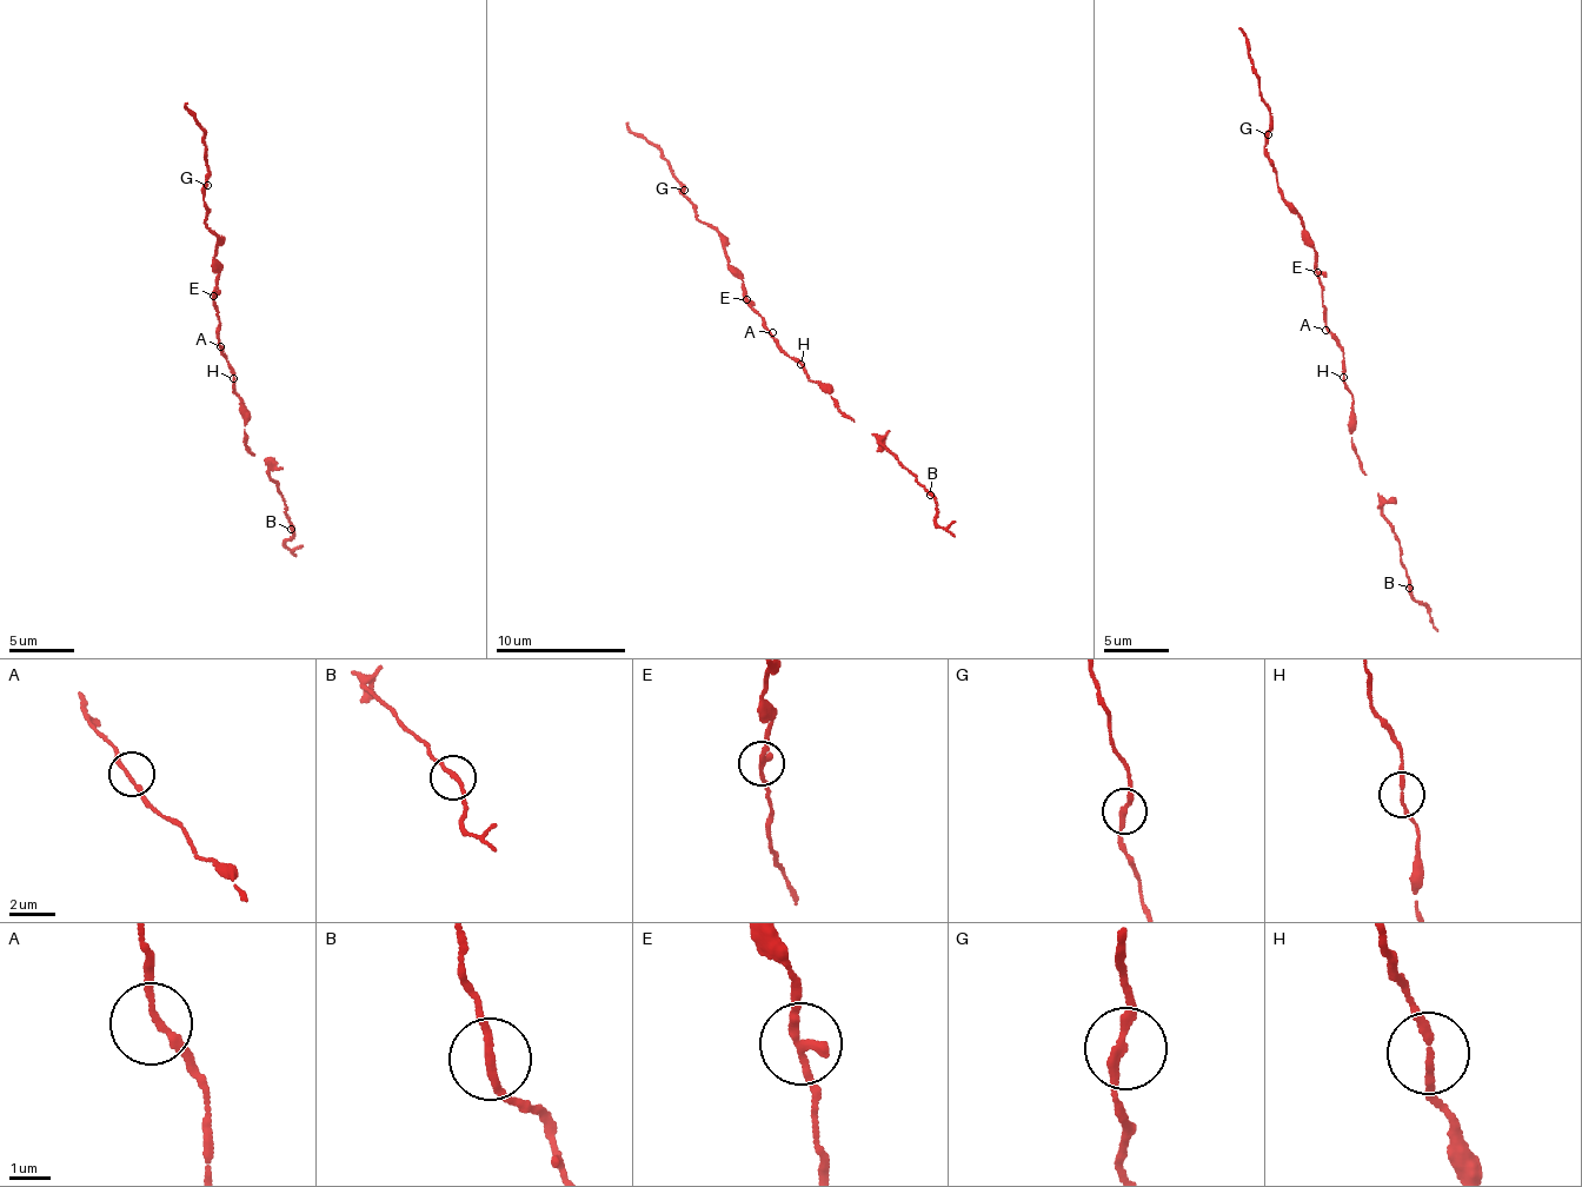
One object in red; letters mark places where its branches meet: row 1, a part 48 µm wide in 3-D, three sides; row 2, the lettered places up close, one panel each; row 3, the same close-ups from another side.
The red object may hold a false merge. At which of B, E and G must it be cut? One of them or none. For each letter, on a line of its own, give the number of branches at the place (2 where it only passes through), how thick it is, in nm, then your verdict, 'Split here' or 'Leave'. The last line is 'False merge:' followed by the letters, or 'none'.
B: Branches: 2. Thickness 190 nm. Leave
E: Branches: 2. Thickness 220 nm. Leave
G: Branches: 2. Thickness 200 nm. Leave
False merge: none

